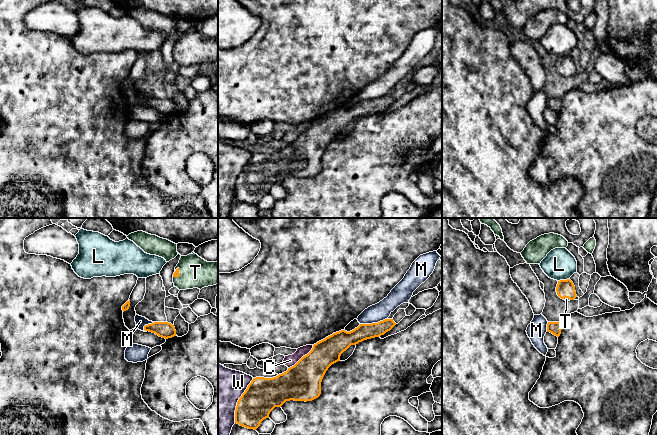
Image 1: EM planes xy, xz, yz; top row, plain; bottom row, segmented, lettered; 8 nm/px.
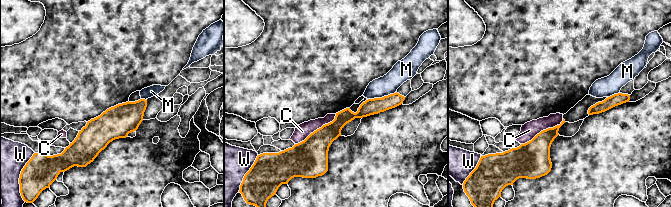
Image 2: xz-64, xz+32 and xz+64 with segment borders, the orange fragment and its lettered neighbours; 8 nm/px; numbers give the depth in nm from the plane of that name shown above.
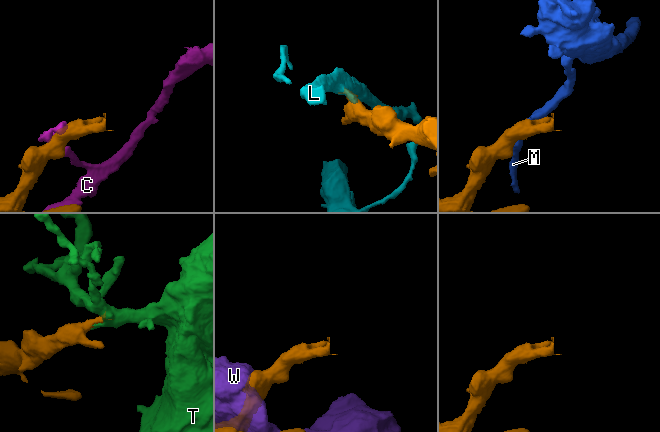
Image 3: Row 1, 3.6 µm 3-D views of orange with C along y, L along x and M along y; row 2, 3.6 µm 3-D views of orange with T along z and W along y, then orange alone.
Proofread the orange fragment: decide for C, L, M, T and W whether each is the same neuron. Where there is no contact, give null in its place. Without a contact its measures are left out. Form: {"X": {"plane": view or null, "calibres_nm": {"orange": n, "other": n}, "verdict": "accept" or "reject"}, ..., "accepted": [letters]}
{"C": {"plane": "xz", "calibres_nm": {"orange": 300, "other": 90}, "verdict": "reject"}, "L": {"plane": "yz", "calibres_nm": {"orange": 140, "other": 260}, "verdict": "reject"}, "M": {"plane": "xz", "calibres_nm": {"orange": 130, "other": 140}, "verdict": "reject"}, "T": {"plane": "xy", "calibres_nm": {"orange": 50, "other": 240}, "verdict": "accept"}, "W": {"plane": "xz", "calibres_nm": {"orange": 280, "other": 360}, "verdict": "reject"}, "accepted": ["T"]}

